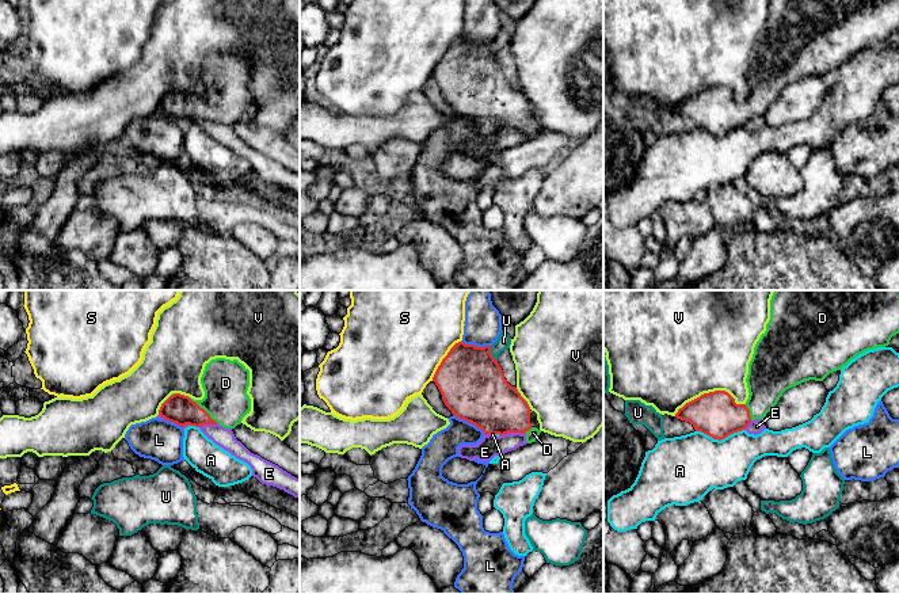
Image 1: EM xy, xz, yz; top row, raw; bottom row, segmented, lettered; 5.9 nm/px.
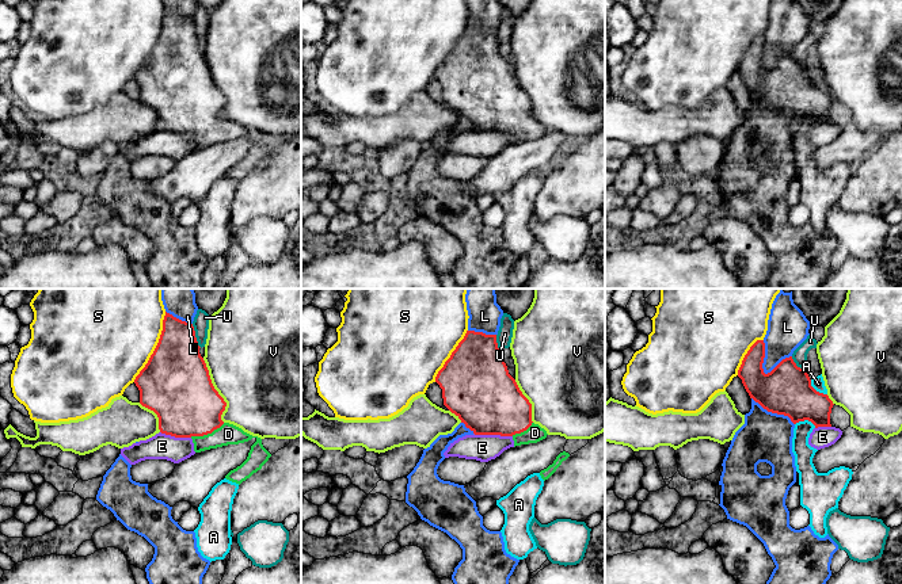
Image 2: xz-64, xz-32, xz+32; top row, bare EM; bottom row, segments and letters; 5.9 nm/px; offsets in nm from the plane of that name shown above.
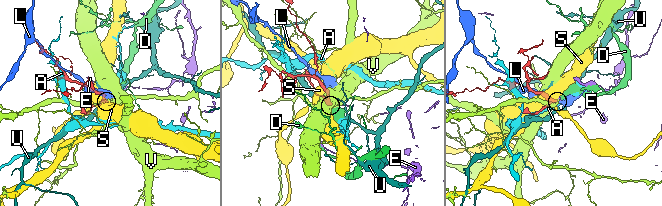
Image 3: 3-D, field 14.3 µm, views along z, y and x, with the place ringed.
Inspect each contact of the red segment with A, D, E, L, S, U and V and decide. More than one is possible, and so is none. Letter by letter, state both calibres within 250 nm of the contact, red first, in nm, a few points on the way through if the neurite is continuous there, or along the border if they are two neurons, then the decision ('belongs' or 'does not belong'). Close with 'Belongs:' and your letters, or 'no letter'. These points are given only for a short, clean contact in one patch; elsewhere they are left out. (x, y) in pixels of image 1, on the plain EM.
A: calibres 260 and 380 nm; border yz (745, 125), (720, 136), (713, 136), (696, 128); does not belong
D: calibres 180 and 280 nm; way xy (178, 105), (204, 106), (225, 84), (225, 79); belongs
E: calibres 320 and 130 nm; border xz (524, 129), (505, 129), (499, 132); does not belong
L: calibres 380 and 170 nm; does not belong
S: calibres 380 and 480 nm; does not belong
U: calibres 380 and 90 nm; does not belong
V: calibres 260 and 500 nm; does not belong
Belongs: D

